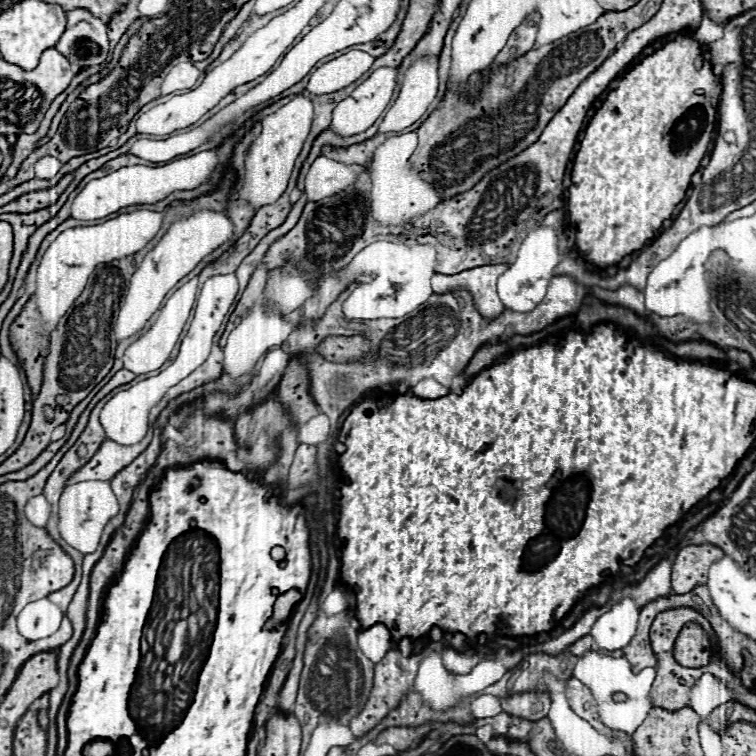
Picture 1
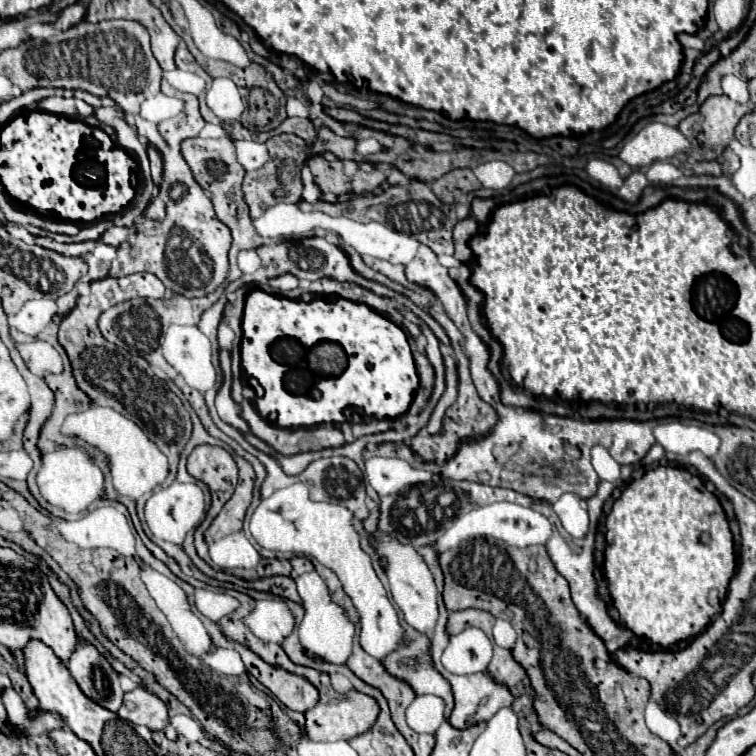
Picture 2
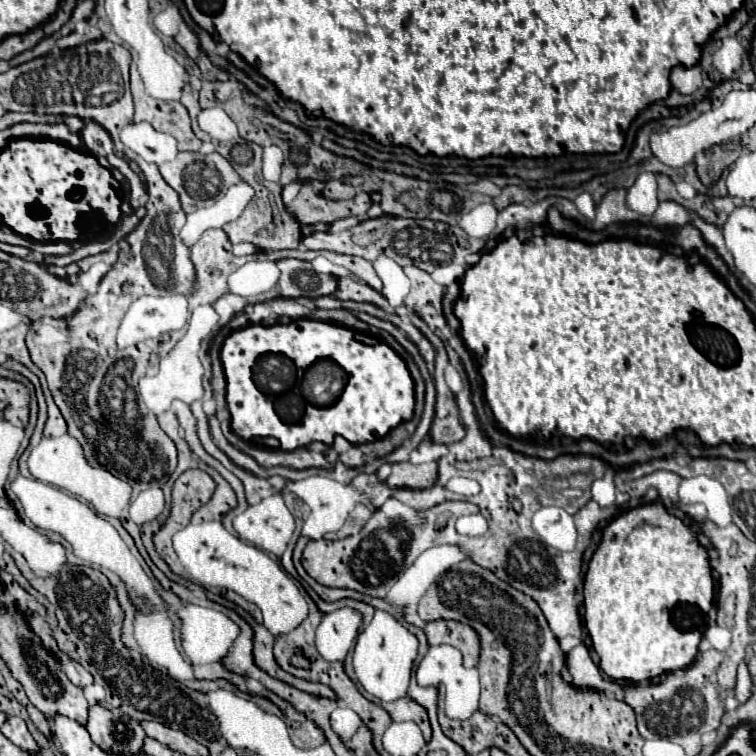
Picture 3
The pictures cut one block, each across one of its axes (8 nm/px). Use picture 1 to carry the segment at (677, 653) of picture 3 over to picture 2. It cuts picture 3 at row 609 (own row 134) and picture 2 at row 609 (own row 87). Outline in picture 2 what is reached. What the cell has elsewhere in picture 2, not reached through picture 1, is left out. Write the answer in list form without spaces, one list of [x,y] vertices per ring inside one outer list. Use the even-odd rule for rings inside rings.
[[[656,466],[646,470],[638,480],[630,482],[614,502],[606,518],[606,530],[604,572],[608,590],[620,612],[620,620],[638,638],[670,646],[702,632],[712,616],[720,612],[728,582],[736,570],[736,550],[726,512],[698,474],[680,466]],[[702,534],[710,534],[708,544],[700,540]]]

